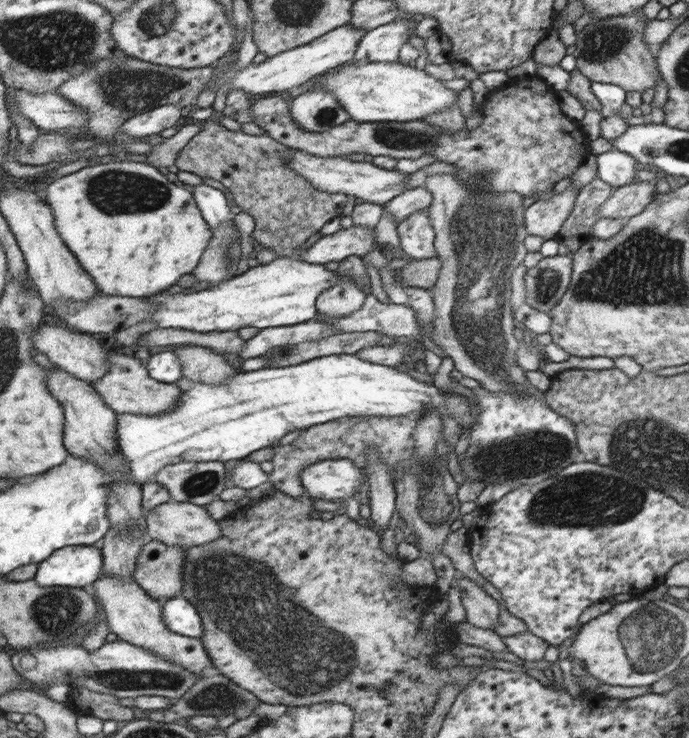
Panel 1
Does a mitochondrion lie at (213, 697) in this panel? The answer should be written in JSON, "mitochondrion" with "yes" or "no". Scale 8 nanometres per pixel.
{"mitochondrion":"yes"}

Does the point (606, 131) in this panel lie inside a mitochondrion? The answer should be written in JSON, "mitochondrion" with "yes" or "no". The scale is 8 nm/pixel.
{"mitochondrion":"no"}

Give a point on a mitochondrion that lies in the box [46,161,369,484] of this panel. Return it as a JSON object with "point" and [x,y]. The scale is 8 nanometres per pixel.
{"point":[109,189]}

